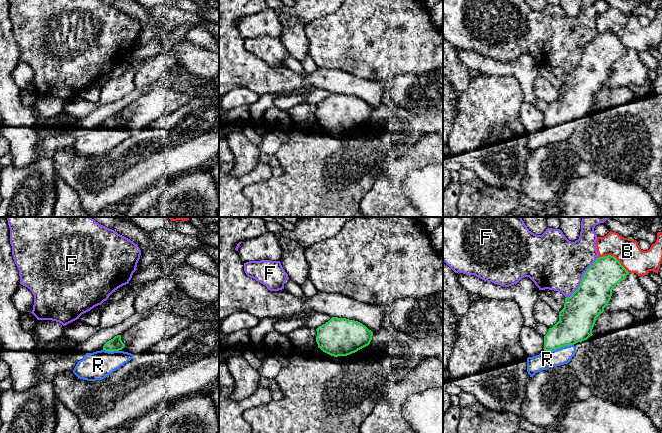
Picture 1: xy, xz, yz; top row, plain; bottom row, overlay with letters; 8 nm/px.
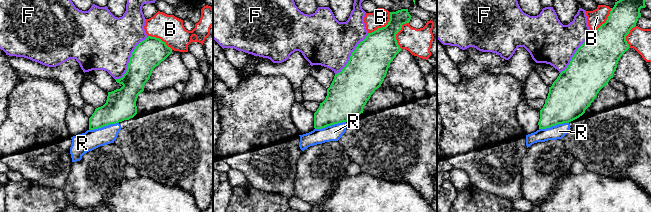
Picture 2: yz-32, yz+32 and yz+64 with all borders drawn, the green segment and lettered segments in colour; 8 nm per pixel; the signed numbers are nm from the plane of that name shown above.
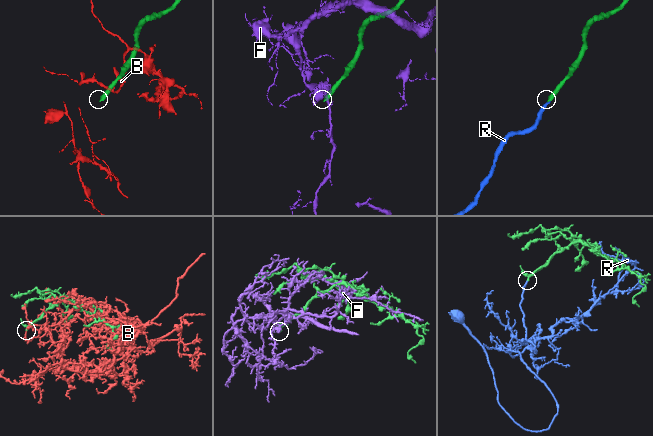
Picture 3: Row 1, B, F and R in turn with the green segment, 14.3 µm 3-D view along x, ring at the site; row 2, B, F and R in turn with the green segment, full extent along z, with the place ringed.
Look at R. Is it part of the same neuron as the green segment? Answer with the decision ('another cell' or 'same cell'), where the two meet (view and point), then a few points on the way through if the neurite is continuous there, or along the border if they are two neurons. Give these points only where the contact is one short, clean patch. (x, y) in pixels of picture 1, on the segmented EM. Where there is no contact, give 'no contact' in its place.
same cell; meets green in yz at (558, 347)

